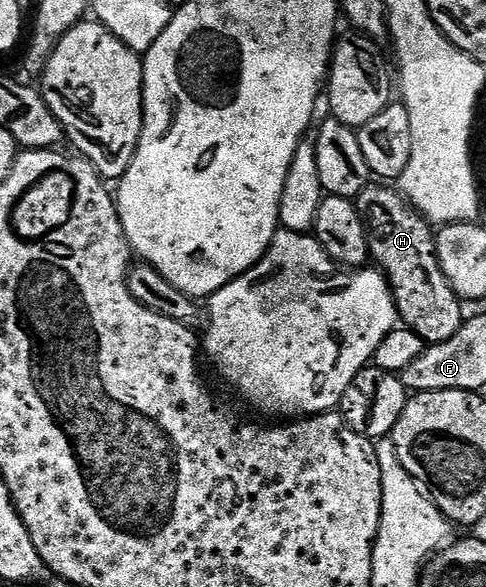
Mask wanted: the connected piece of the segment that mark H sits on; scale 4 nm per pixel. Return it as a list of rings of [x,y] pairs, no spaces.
[[[372,183],[357,199],[359,215],[373,234],[367,238],[370,260],[387,278],[400,322],[421,335],[427,345],[445,343],[445,339],[453,339],[463,326],[465,312],[461,298],[453,291],[449,279],[445,279],[445,271],[439,266],[435,250],[436,230],[402,193],[386,187],[383,183]]]

